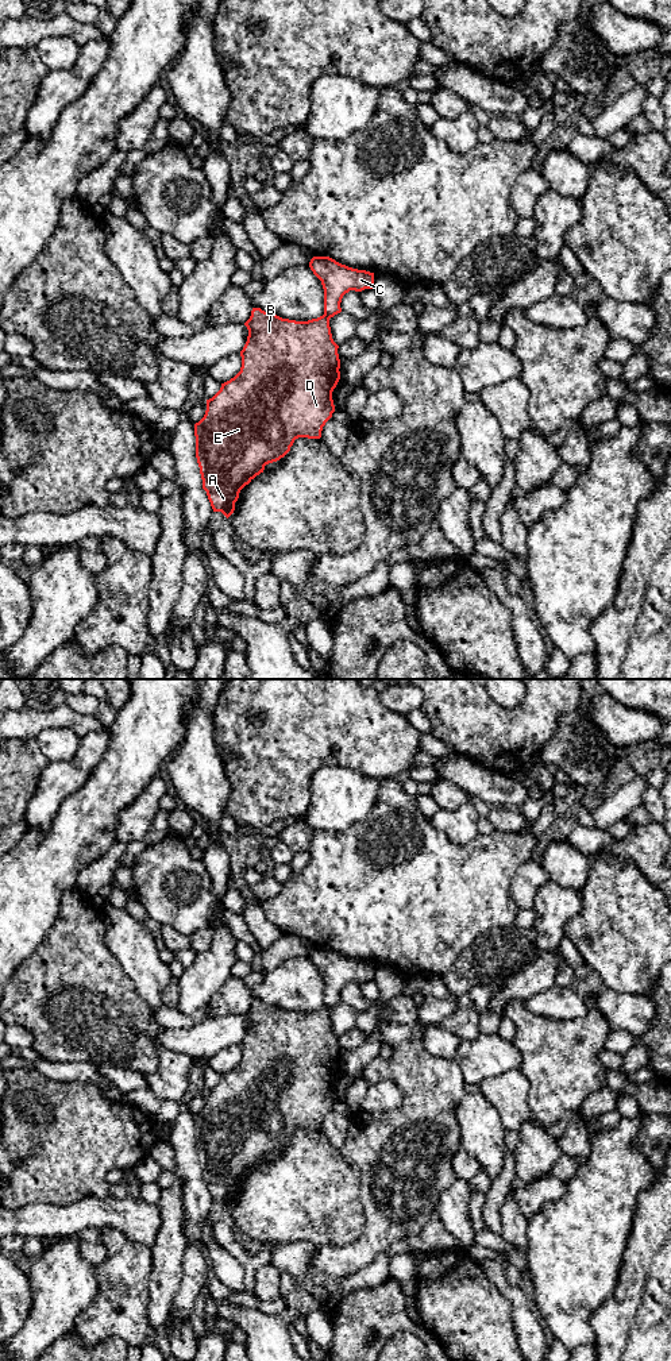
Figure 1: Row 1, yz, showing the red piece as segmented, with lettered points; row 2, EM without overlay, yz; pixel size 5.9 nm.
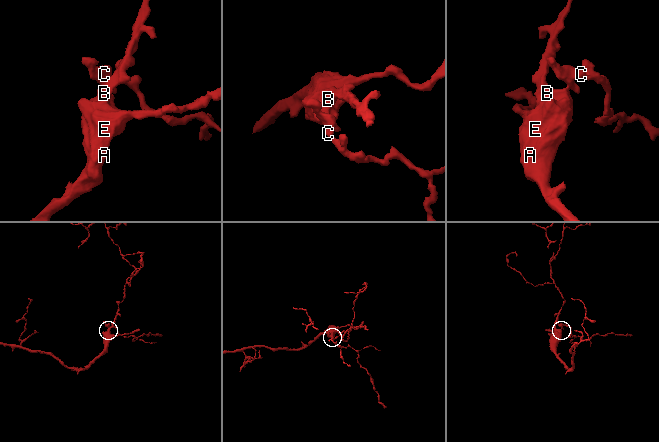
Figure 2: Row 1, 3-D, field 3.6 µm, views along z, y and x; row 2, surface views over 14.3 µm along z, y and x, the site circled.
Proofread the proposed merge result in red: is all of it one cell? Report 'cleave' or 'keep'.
cleave

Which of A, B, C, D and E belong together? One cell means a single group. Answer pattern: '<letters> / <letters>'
A B D E / C

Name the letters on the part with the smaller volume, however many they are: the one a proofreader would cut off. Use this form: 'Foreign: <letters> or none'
Foreign: C

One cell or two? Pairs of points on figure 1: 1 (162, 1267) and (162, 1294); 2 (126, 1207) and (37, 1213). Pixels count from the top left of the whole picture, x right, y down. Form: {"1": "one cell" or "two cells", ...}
{"1": "one cell", "2": "one cell"}

